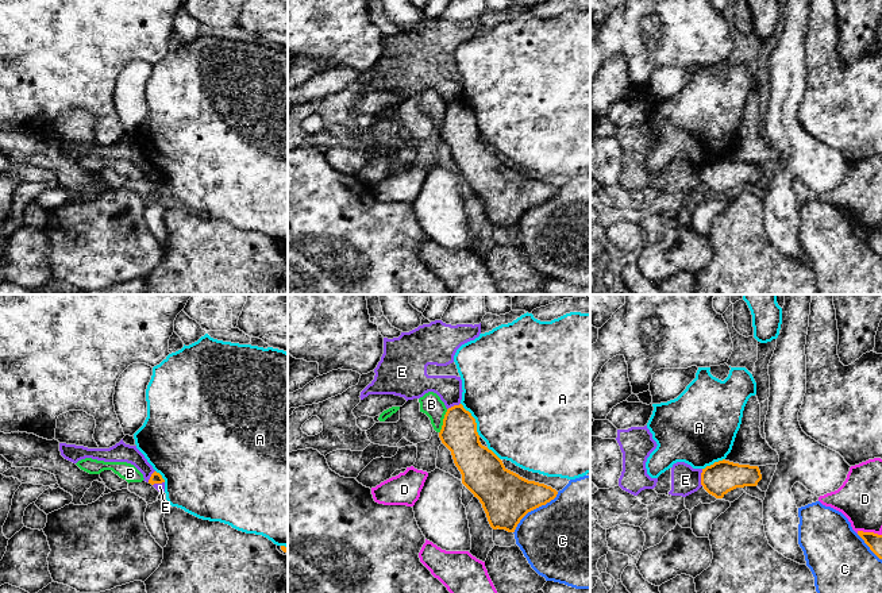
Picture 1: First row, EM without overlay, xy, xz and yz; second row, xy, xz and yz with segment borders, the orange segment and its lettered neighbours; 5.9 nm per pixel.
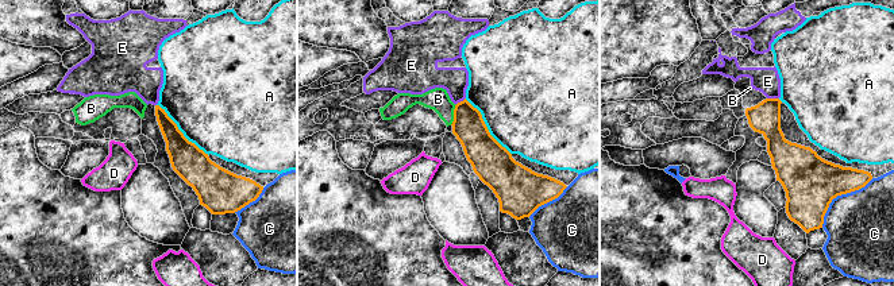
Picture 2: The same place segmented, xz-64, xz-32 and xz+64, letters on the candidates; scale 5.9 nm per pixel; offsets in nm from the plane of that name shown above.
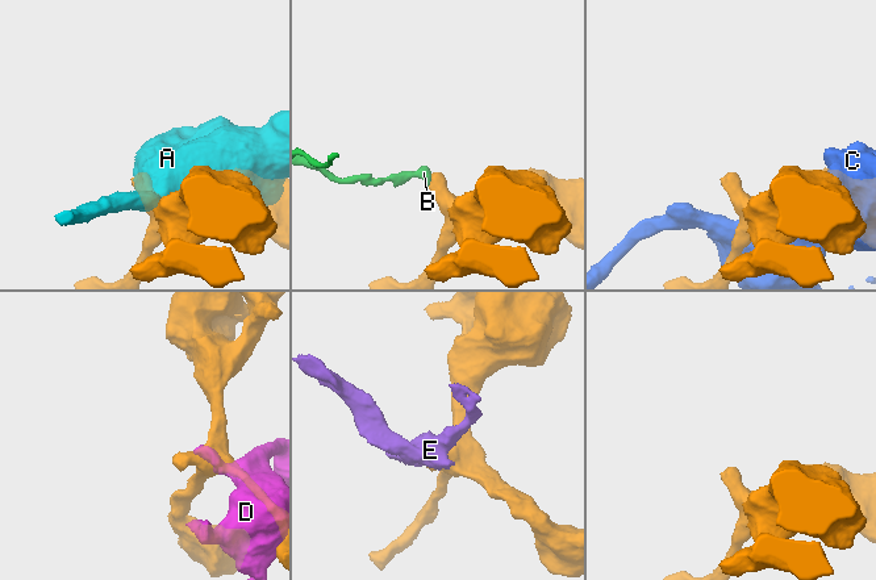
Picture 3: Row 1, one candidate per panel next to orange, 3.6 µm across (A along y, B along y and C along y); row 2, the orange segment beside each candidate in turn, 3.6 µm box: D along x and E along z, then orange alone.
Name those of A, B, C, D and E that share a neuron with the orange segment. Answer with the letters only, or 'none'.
none

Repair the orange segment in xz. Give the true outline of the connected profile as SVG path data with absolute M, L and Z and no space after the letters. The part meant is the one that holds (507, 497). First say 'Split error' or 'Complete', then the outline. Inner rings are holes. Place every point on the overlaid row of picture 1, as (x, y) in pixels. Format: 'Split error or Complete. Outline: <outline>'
Complete. Outline: M462 404L447 409L439 438L451 451L462 484L482 504L493 530L515 532L528 512L558 494L551 486L508 470L492 450L481 444L475 419Z

